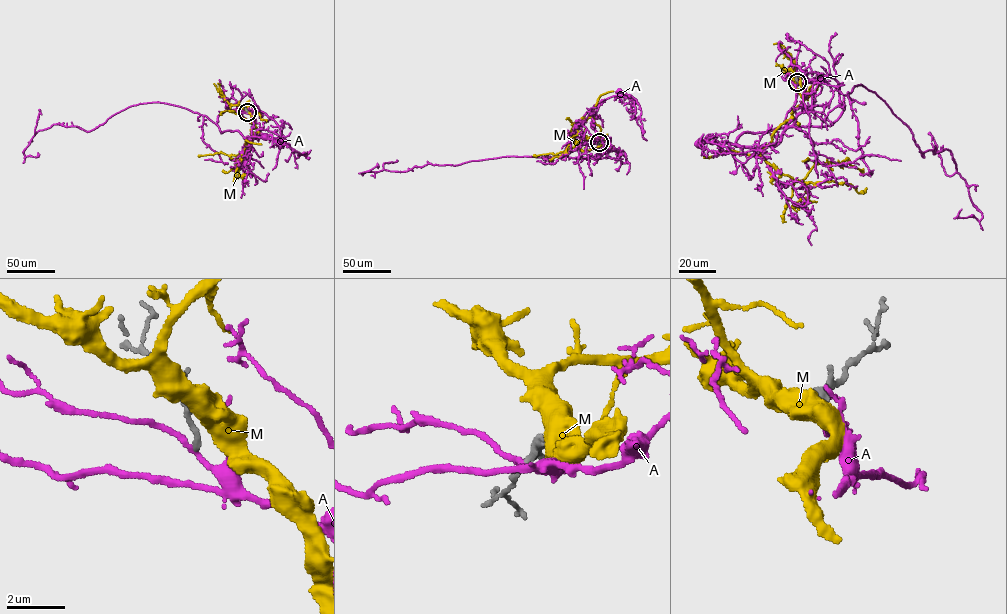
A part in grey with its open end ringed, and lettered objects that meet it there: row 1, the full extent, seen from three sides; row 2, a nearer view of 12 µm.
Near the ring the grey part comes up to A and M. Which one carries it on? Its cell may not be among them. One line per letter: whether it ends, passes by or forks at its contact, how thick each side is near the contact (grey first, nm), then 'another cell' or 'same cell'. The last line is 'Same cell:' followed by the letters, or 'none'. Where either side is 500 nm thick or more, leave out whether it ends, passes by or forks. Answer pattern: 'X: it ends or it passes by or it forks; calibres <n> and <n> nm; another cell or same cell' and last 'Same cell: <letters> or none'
A: it passes by; calibres 180 and 160 nm; another cell
M: calibres 240 and 550 nm; another cell
Same cell: none

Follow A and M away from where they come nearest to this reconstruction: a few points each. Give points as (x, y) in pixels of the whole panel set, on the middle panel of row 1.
A: (599, 142), (602, 142), (591, 127), (592, 120), (601, 103), (626, 93), (619, 91)
M: (600, 142), (600, 127), (591, 116), (574, 132), (573, 147), (557, 154), (533, 155)

